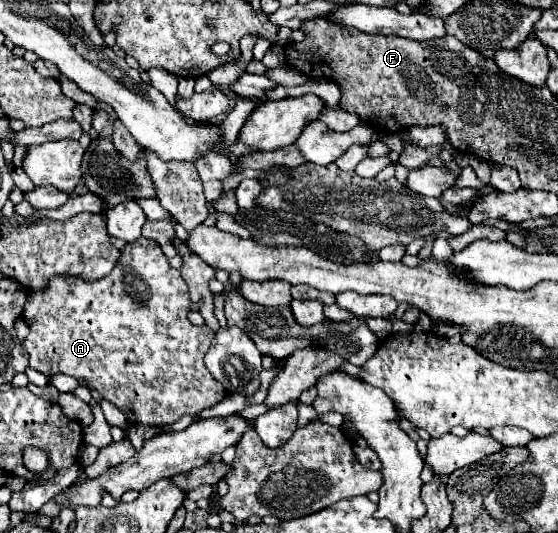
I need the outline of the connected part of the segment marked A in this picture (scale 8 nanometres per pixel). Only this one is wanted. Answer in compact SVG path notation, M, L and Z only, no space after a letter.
M140 236L126 244L118 266L114 266L106 278L98 282L54 278L46 290L30 292L22 314L24 322L30 326L24 348L34 370L44 372L46 376L62 372L84 378L126 414L128 424L168 426L186 414L194 416L204 408L218 404L226 394L224 386L218 384L204 366L204 356L214 340L214 332L206 326L194 326L188 320L188 310L190 292L180 272L168 264L158 242Z

